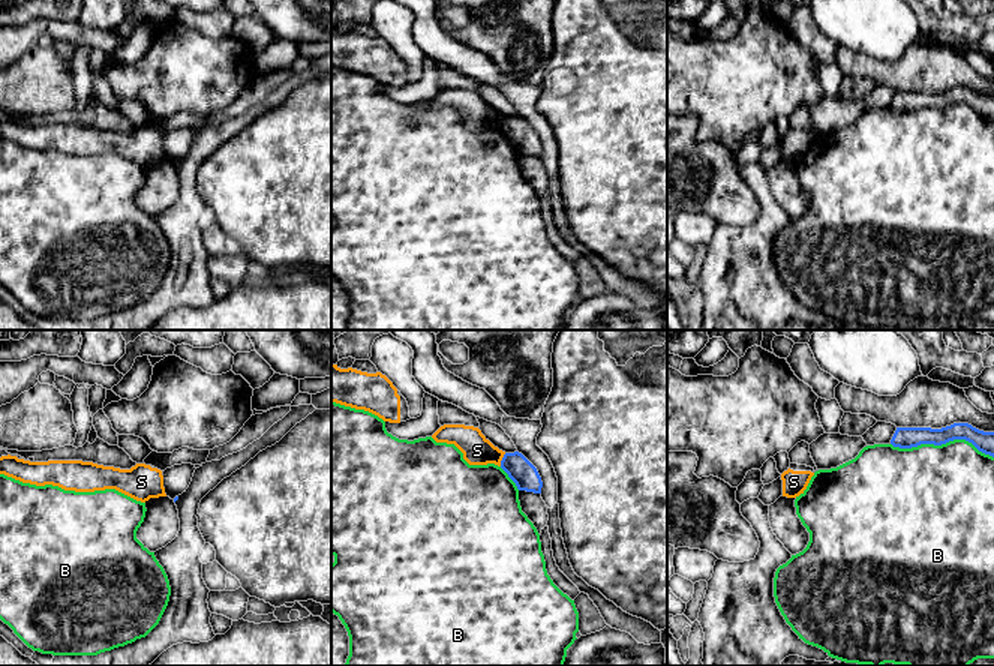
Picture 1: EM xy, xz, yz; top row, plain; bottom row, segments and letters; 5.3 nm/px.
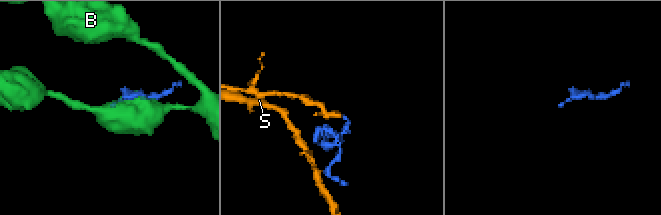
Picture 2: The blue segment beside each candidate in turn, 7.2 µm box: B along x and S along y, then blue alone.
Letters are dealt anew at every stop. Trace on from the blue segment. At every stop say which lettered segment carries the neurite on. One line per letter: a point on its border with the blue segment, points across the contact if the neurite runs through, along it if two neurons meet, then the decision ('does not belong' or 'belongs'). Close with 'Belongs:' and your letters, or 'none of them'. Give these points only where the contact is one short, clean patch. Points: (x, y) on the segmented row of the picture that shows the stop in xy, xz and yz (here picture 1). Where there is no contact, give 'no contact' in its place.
B: meets blue in yz at (942, 443); does not belong
S: meets blue in xz at (502, 459); border along xz (505, 453), (499, 465); does not belong
Belongs: none of them

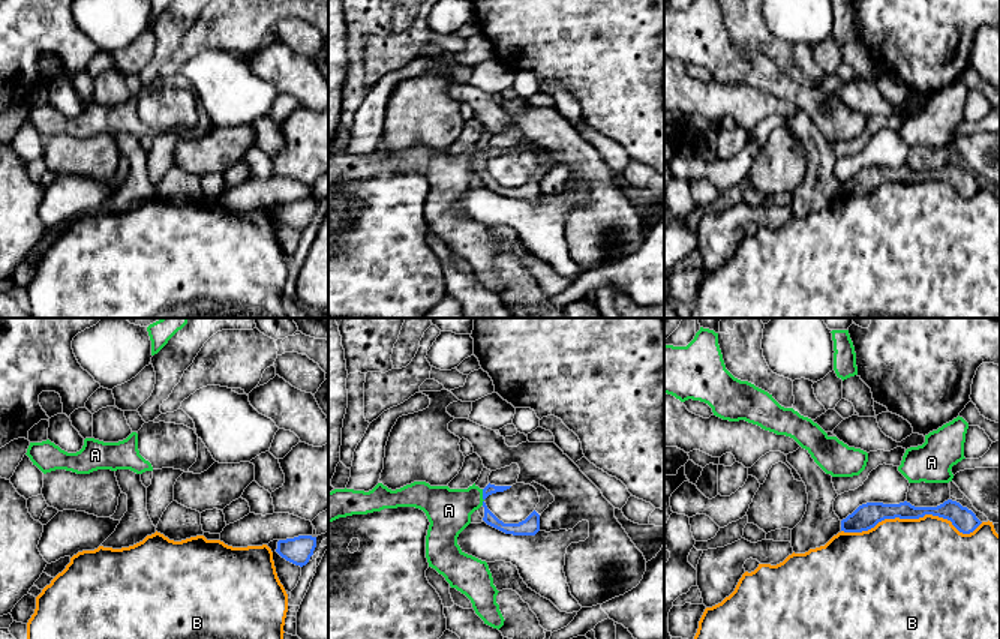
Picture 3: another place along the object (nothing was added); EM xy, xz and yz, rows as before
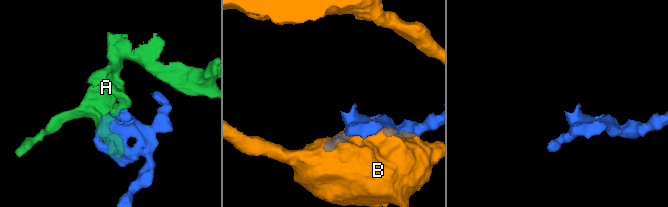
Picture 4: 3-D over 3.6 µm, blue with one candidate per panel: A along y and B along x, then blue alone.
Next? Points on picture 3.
A: meets blue in xz at (483, 497); runs through xz (489, 489), (483, 497), (474, 497), (449, 510); belongs
B: meets blue in yz at (912, 518); does not belong
Belongs: A

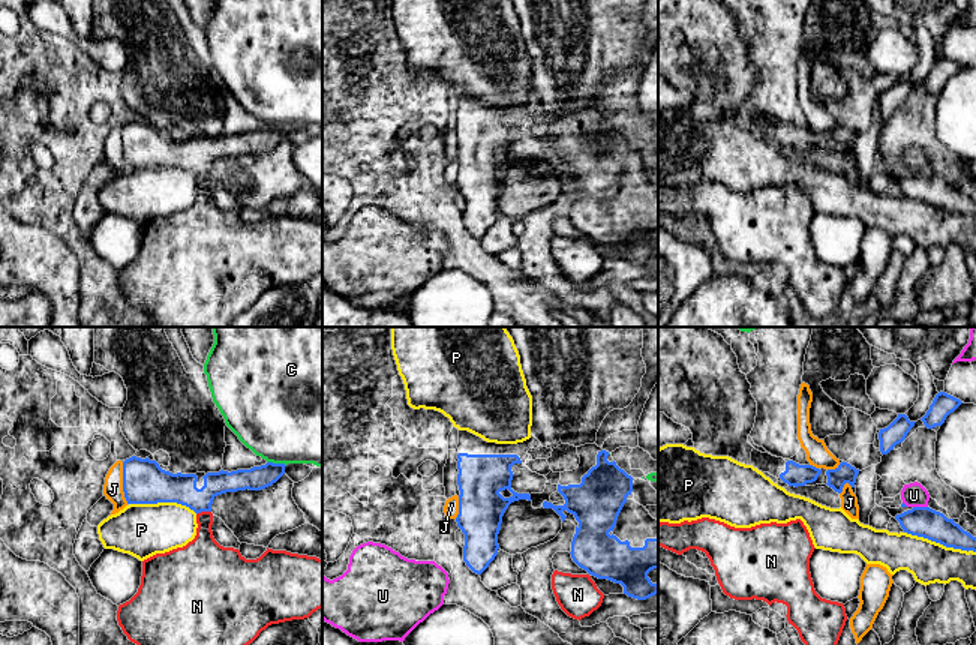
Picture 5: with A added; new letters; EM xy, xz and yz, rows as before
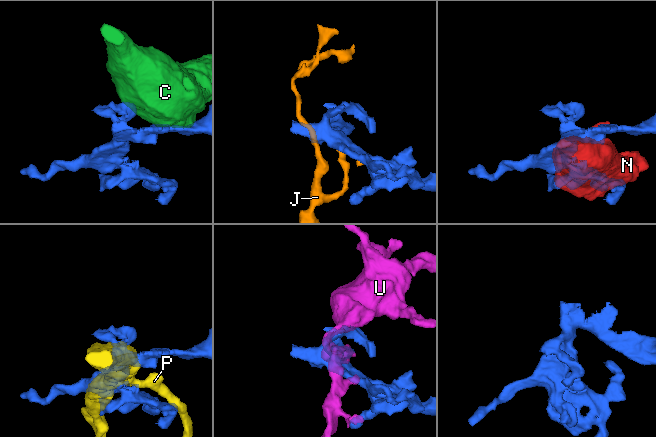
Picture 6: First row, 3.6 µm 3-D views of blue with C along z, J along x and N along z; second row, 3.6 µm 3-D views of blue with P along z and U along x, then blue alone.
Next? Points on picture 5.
C: meets blue in xy at (276, 464); does not belong
J: meets blue in xy at (123, 483); border along xy (122, 462), (122, 491), (128, 503); does not belong
N: meets blue in xy at (203, 510); does not belong
P: meets blue in yz at (940, 543); does not belong
U: meets blue in yz at (921, 507); border along yz (913, 506), (927, 507); does not belong
Belongs: none of them

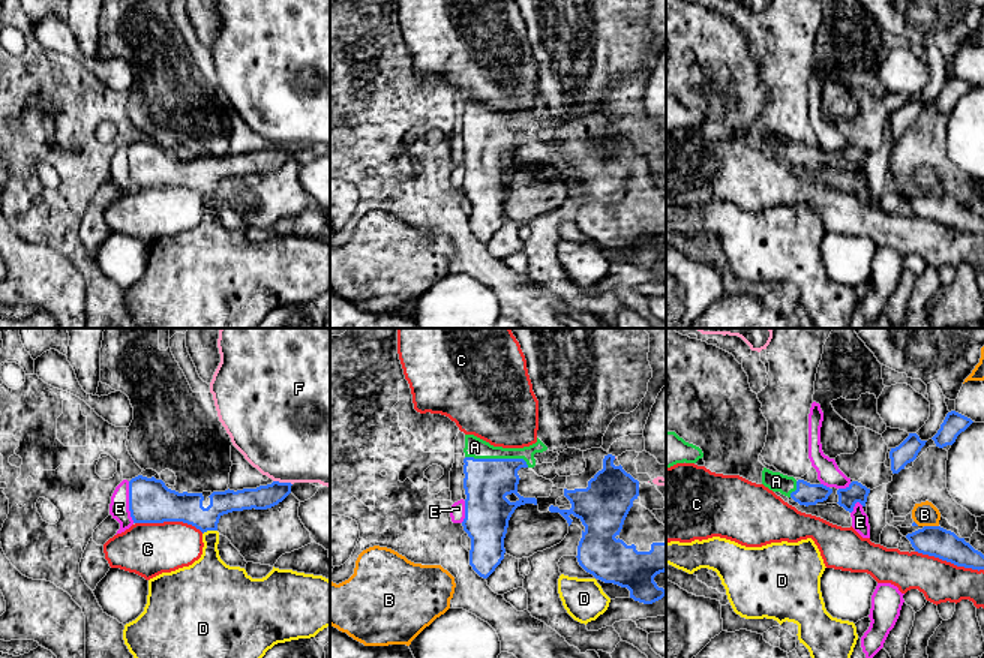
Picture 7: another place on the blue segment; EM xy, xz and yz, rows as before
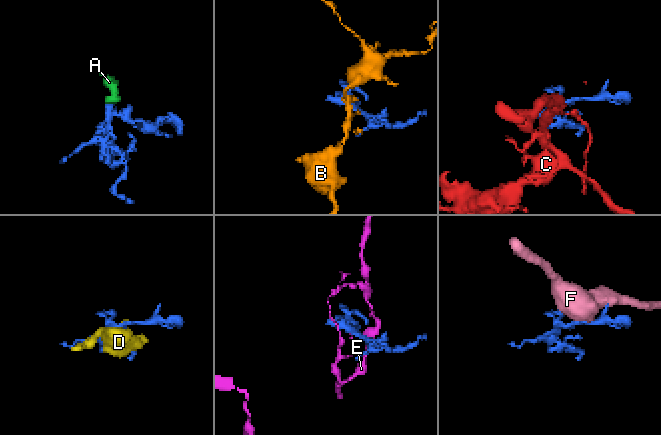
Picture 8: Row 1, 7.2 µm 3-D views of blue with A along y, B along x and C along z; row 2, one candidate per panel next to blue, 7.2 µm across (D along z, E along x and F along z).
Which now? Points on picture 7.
A: meets blue in xz at (498, 459); belongs
B: meets blue in yz at (932, 526); border along yz (924, 525), (938, 526); does not belong
C: meets blue in yz at (950, 561); does not belong
D: meets blue in xy at (209, 529); does not belong
E: meets blue in xy at (129, 502); border along xy (128, 481), (128, 510), (134, 522); does not belong
F: meets blue in xy at (282, 483); does not belong
Belongs: A

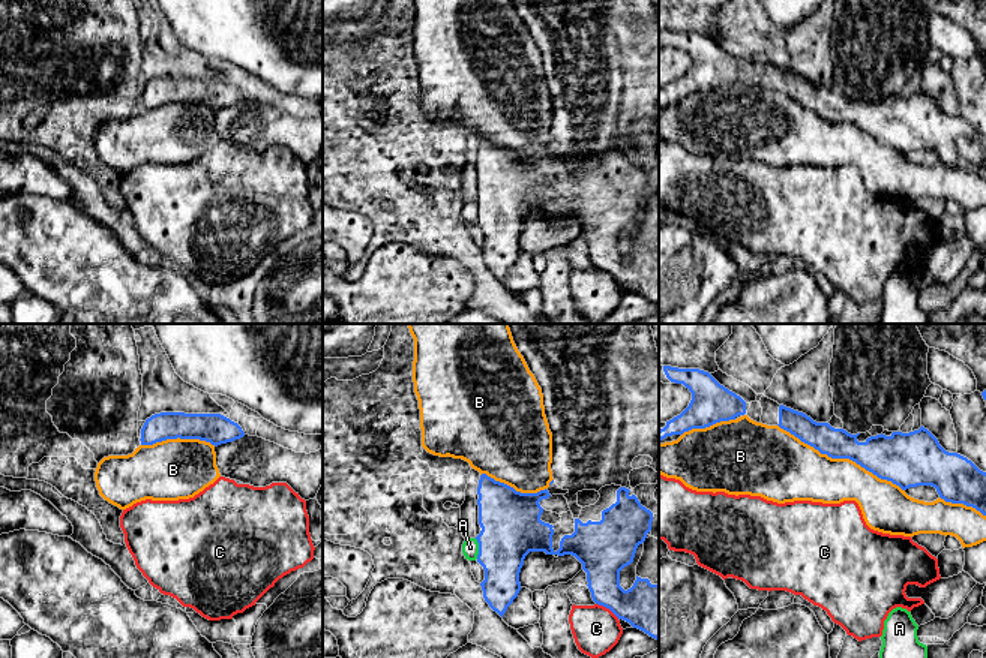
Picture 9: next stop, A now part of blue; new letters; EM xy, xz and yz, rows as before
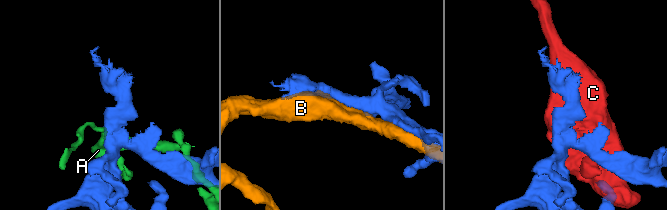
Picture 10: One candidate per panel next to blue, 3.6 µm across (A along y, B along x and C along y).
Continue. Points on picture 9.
A: meets blue in xz at (479, 549); border along xz (474, 538), (477, 543), (477, 558); does not belong
B: meets blue in yz at (841, 457); does not belong
C: meets blue in xz at (608, 607); does not belong
Belongs: none of them

